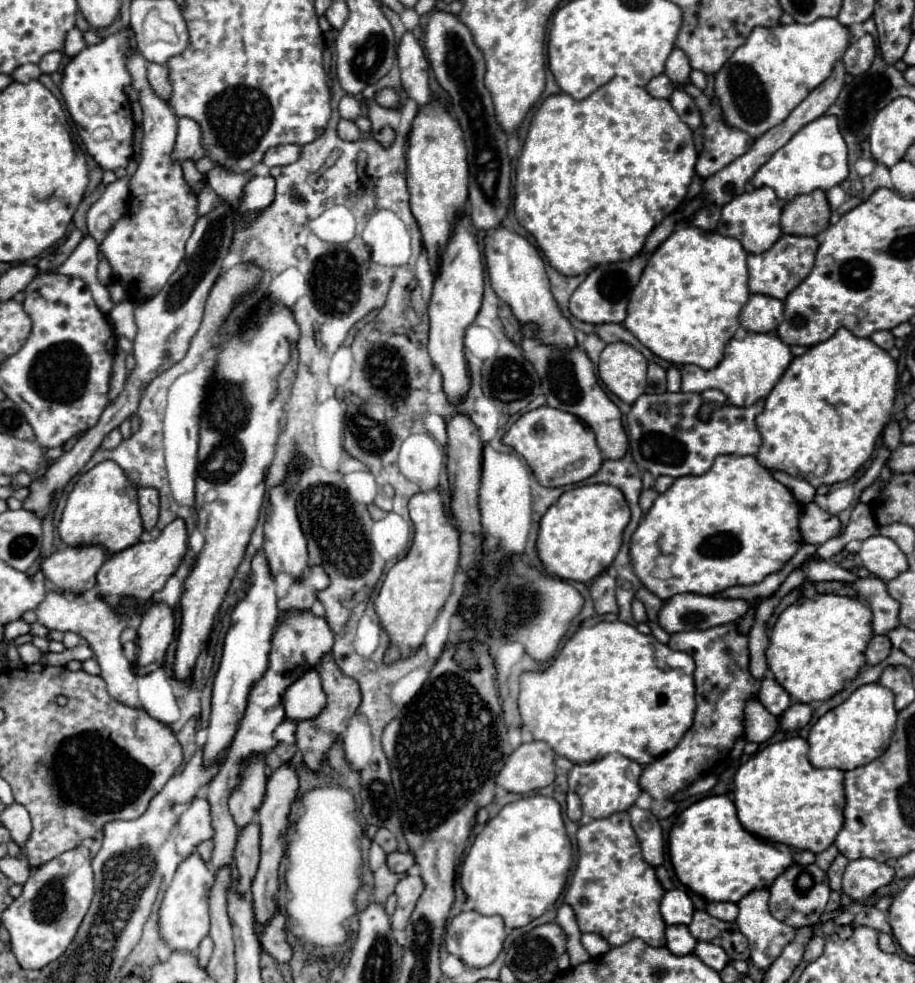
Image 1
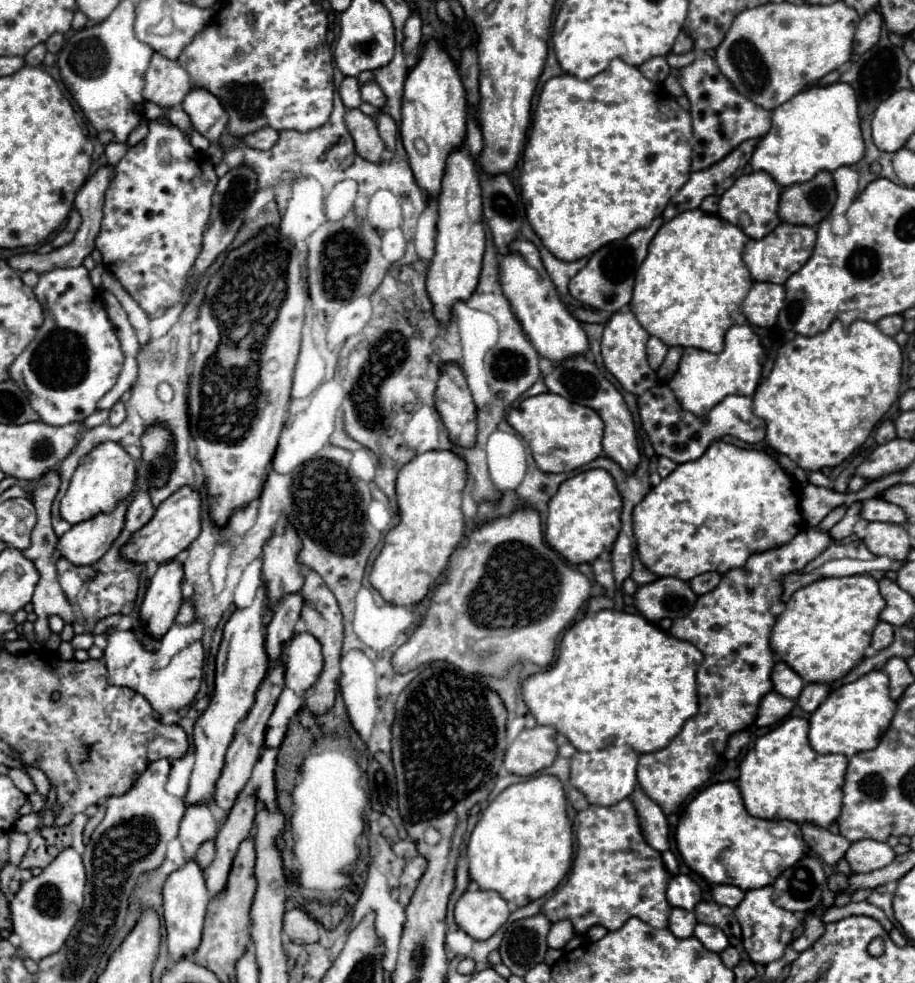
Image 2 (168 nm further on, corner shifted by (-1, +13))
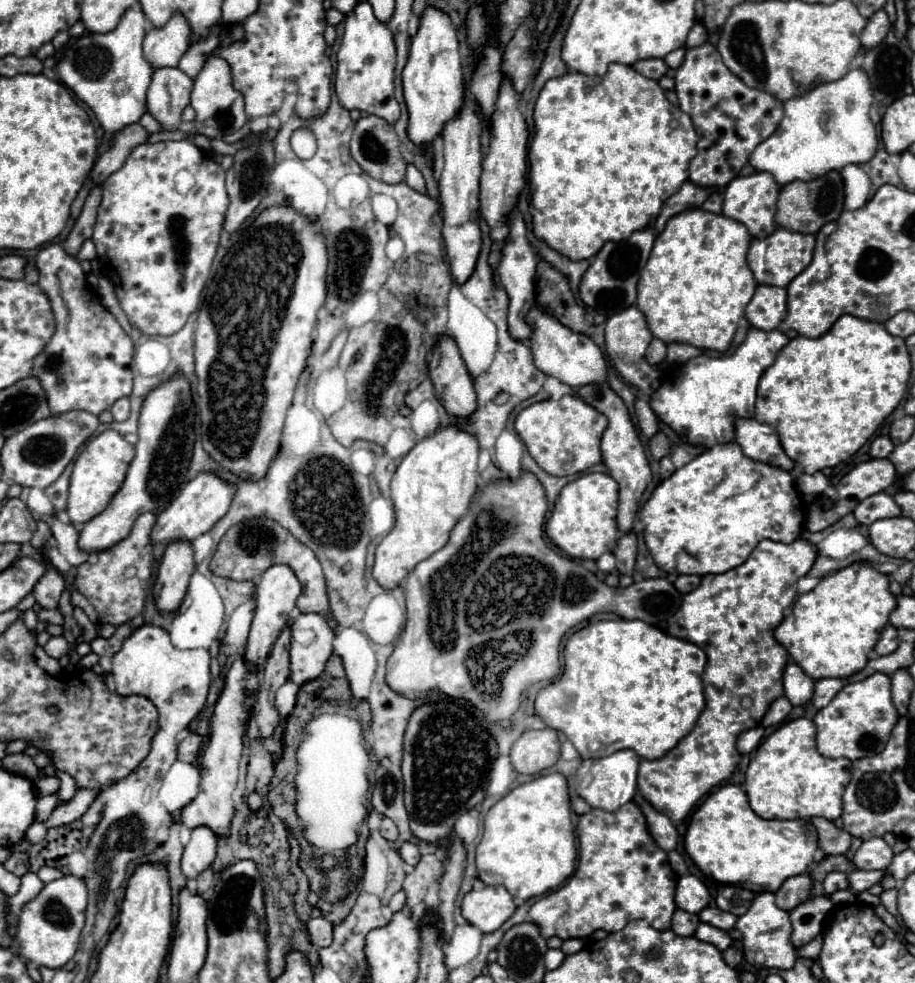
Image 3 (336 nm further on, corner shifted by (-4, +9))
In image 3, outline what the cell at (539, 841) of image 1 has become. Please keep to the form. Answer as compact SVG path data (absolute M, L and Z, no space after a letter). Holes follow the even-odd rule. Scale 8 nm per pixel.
M561 773L539 775L529 783L523 783L499 799L485 815L483 837L477 845L477 871L485 885L505 885L515 899L529 899L543 895L559 885L575 871L575 829L571 823L567 779Z

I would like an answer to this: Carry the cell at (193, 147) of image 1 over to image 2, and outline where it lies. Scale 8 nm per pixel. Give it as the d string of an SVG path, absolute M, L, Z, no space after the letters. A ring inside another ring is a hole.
M192 89L182 101L182 109L188 113L194 131L204 135L212 143L220 139L226 127L228 115L224 113L224 107L220 105L220 101L212 97L212 93L204 89Z

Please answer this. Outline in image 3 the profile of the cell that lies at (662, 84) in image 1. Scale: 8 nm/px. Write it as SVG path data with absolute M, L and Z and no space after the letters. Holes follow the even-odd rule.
M643 59L643 61L637 61L631 65L637 73L649 77L649 79L655 79L659 81L665 73L667 73L667 65L663 63L663 59Z

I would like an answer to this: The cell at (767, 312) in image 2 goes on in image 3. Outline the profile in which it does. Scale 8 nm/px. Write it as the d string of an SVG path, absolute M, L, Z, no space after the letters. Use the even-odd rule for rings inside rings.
M759 285L745 309L747 321L763 331L773 331L787 315L787 291L773 285Z

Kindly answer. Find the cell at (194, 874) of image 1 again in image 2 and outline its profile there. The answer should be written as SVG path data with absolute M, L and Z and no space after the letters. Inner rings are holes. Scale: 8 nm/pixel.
M186 861L184 867L174 871L162 889L162 909L164 909L164 927L166 927L166 943L172 961L192 953L196 945L200 945L202 923L206 915L206 905L210 903L208 889L204 885L204 869L196 861Z

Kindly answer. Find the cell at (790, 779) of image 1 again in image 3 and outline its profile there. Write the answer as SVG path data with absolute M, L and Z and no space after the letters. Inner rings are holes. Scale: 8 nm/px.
M799 717L775 729L755 751L747 767L745 793L751 809L763 819L813 819L841 817L841 797L851 781L849 759L827 759L815 747L815 723Z

